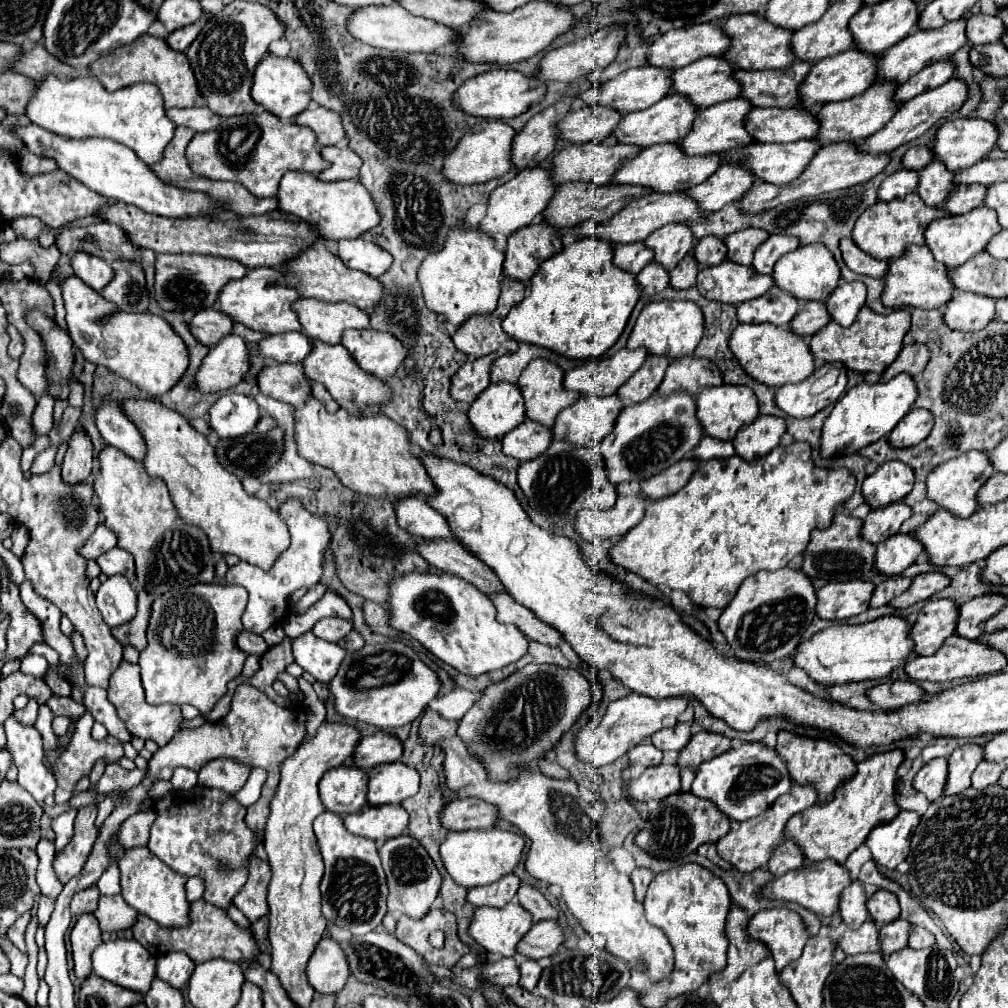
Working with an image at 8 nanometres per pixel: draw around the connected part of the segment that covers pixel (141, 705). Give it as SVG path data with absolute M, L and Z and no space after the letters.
M126 660L120 662L118 670L110 676L110 686L108 686L108 700L114 704L116 714L120 720L126 722L126 728L132 736L138 736L142 740L154 740L158 746L164 746L170 742L170 738L176 734L176 728L182 720L180 706L176 704L160 704L160 706L148 706L144 698L144 688L140 682L140 666L130 664Z

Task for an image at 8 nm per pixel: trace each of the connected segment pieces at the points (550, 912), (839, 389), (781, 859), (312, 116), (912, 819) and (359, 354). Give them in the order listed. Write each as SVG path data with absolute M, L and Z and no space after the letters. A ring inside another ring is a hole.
M528 884L520 886L520 890L518 890L518 902L520 902L520 906L524 906L534 916L534 922L558 918L558 910L534 886L528 886Z
M824 364L820 366L810 378L806 378L804 382L800 384L786 384L786 386L780 386L776 390L776 404L778 408L782 408L788 416L794 416L794 418L810 418L814 416L816 412L824 410L828 404L834 404L842 392L846 390L846 368L842 364ZM830 368L840 368L840 378L836 382L836 386L828 388L826 392L814 396L810 394L810 386L822 378Z
M788 840L786 844L778 846L772 860L768 862L768 868L774 876L784 876L784 872L790 872L792 868L802 868L804 864L806 858L802 848L798 848L798 844L794 844L792 840Z
M312 106L312 108L304 110L296 118L296 122L312 128L318 136L320 146L332 146L344 138L344 124L340 124L340 114L326 110L322 106L318 106L318 108Z
M902 810L894 820L878 824L866 838L876 864L894 870L910 852L910 838L920 822L920 814Z
M372 328L346 330L342 336L342 346L348 348L360 368L382 380L396 374L408 354L402 340L396 340L390 332L376 332Z

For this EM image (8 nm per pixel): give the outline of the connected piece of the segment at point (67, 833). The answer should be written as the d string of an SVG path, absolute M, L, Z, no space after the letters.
M68 810L68 812L64 812L52 820L52 830L56 834L56 854L62 852L64 846L72 840L74 818L76 818L76 810Z

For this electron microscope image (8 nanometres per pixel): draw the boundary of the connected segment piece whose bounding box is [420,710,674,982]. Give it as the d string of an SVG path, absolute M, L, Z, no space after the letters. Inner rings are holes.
M432 710L424 712L420 724L420 740L424 744L440 746L446 754L444 772L448 788L462 792L462 796L476 796L496 804L498 816L518 826L530 838L532 844L526 860L528 874L548 884L558 884L568 910L580 920L586 932L598 932L606 938L608 952L622 958L632 970L644 972L652 982L668 978L674 968L672 946L660 928L646 922L642 903L635 898L630 878L620 874L608 854L602 850L598 828L590 828L586 832L586 822L592 822L592 806L580 798L576 782L554 780L538 770L526 770L520 774L520 778L506 784L488 782L482 764L470 756L464 742L456 736L456 726L458 722L446 722ZM598 922L604 926L608 922L608 928L596 926Z

